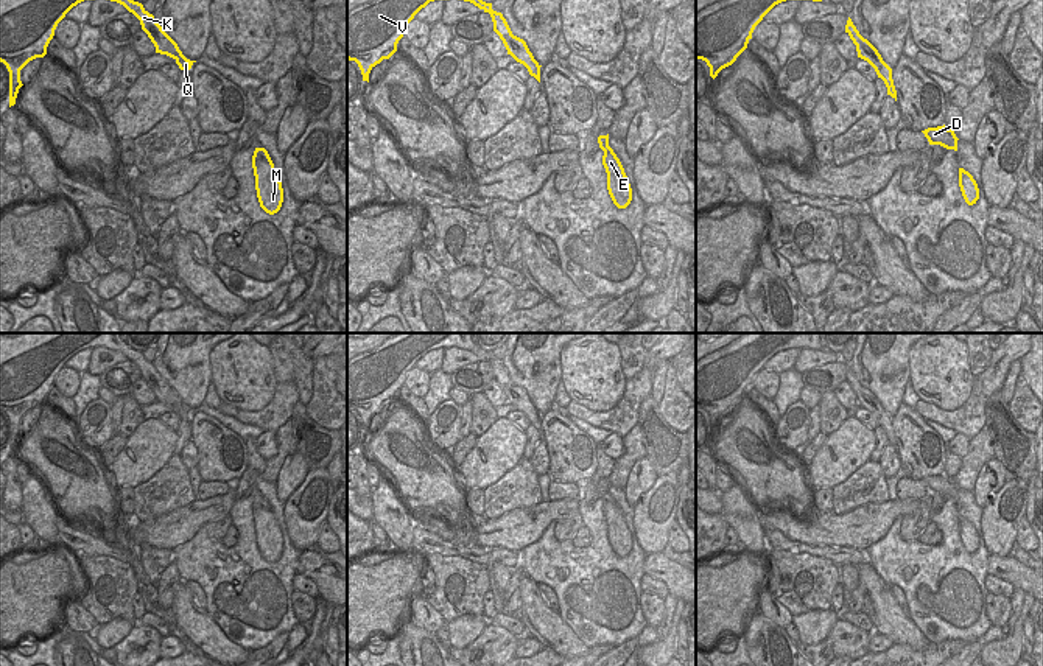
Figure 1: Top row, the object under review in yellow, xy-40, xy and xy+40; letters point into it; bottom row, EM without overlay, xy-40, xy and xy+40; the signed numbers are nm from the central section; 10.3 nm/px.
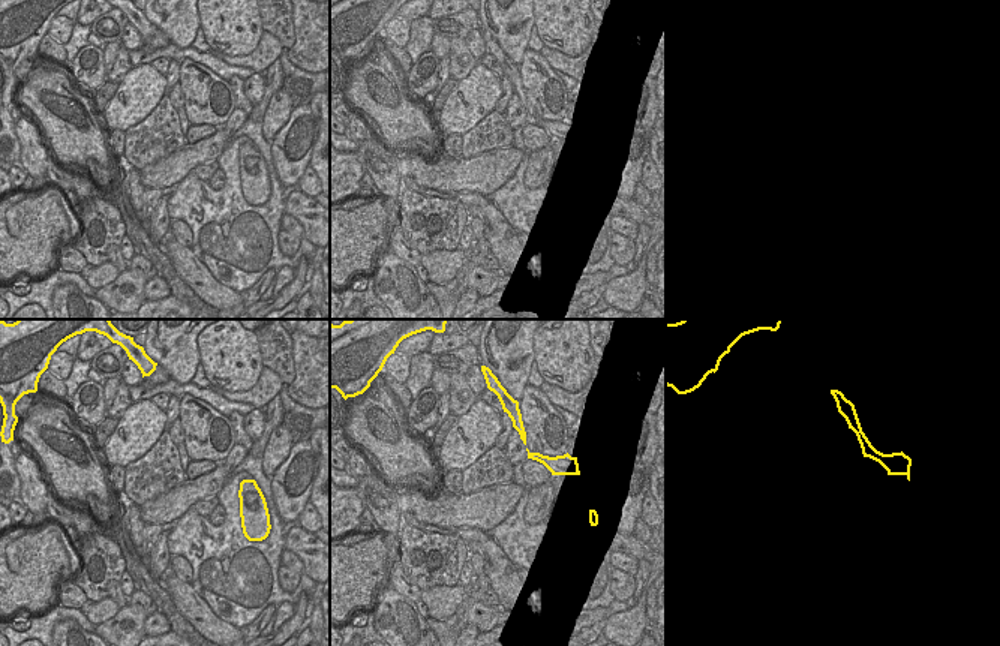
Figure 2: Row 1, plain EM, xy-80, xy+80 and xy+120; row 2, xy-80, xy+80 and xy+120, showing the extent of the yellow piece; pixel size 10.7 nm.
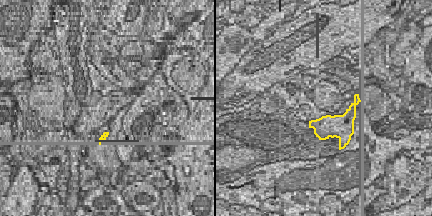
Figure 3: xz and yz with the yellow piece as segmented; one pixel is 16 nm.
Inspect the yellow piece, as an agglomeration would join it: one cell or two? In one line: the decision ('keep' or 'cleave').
keep

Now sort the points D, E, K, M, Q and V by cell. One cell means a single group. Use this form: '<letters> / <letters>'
D E K M Q V

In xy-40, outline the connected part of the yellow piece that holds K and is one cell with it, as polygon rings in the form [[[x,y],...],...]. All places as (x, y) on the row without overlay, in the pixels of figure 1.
[[[0,333],[0,411],[9,420],[9,456],[16,453],[20,429],[20,419],[33,408],[44,406],[47,395],[54,384],[58,372],[65,363],[84,349],[106,347],[123,353],[132,361],[156,395],[156,401],[167,403],[176,409],[181,419],[190,419],[196,409],[187,408],[177,392],[162,378],[154,364],[142,352],[131,349],[120,339],[120,333],[20,333],[16,338]]]

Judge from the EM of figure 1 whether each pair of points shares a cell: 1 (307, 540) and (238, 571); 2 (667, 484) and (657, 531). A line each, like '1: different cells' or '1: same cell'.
1: different cells
2: same cell

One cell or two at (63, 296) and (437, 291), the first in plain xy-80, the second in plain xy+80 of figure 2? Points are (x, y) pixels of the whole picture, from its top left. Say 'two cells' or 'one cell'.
two cells

